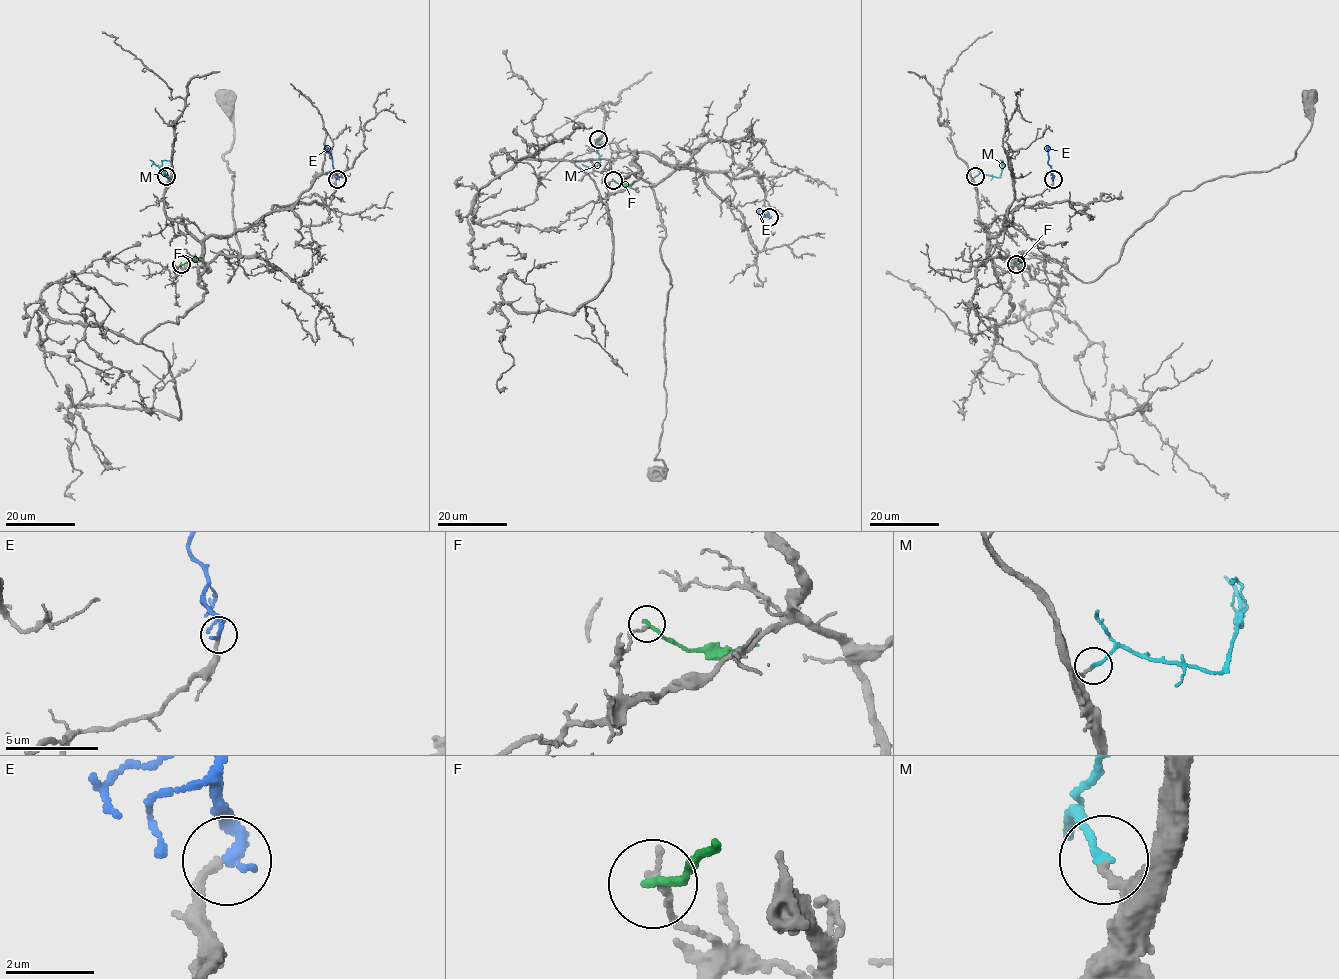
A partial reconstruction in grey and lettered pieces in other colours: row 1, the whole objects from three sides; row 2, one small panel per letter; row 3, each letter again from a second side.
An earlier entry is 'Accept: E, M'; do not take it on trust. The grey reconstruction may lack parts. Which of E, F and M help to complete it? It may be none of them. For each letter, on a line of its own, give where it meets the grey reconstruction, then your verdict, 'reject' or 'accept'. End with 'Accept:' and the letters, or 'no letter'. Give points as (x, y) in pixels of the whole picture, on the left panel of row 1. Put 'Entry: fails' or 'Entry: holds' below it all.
E: (337, 179) | accept
F: (181, 264) | reject
M: (166, 176) | accept
Accept: E, M
Entry: holds

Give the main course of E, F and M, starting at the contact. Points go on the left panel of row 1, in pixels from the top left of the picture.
E: (337, 179), (326, 145)
F: (180, 264), (201, 258)
M: (166, 176), (161, 164), (169, 160)

